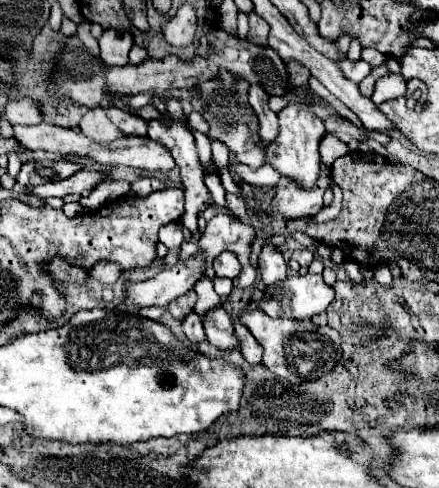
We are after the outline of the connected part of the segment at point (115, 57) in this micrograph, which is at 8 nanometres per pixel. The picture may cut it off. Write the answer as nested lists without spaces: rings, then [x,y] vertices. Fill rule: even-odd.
[[[106,29],[102,37],[98,39],[100,43],[100,57],[104,59],[106,65],[124,65],[128,63],[128,51],[134,43],[132,35],[128,31],[116,31],[116,29]]]

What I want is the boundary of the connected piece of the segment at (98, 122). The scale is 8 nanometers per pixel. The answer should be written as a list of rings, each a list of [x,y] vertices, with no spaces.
[[[96,107],[96,109],[88,109],[80,121],[80,131],[100,143],[110,143],[114,139],[124,137],[124,133],[112,125],[112,121],[106,117],[106,111]]]

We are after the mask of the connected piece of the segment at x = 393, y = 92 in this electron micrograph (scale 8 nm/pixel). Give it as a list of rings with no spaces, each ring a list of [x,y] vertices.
[[[384,75],[372,94],[372,101],[378,106],[389,99],[396,99],[402,97],[406,93],[406,81],[402,75]]]

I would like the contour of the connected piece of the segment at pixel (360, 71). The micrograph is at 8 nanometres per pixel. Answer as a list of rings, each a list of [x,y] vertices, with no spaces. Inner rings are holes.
[[[344,59],[344,61],[340,61],[340,69],[342,69],[342,73],[348,75],[348,79],[352,79],[354,83],[360,83],[360,81],[370,73],[370,65],[368,65],[366,61],[362,61],[362,59],[356,61],[356,63]]]

